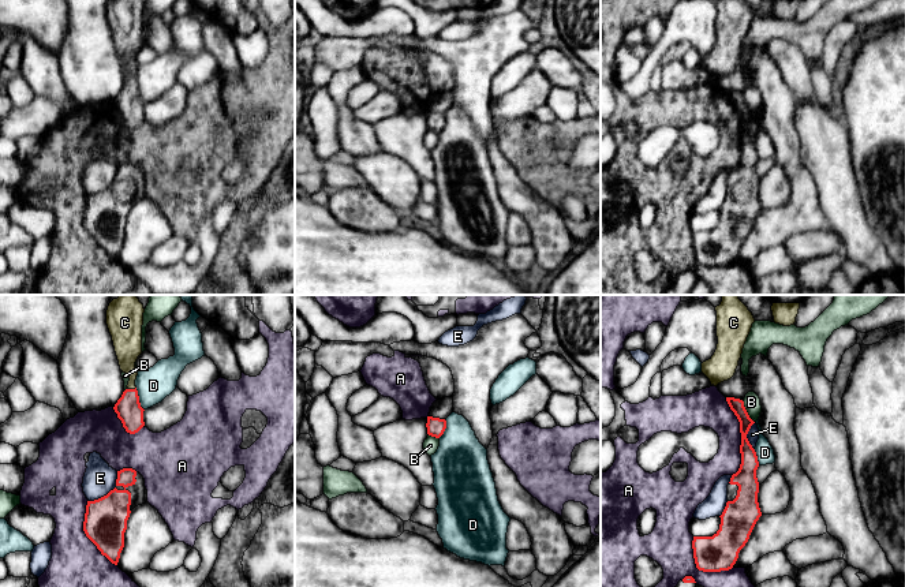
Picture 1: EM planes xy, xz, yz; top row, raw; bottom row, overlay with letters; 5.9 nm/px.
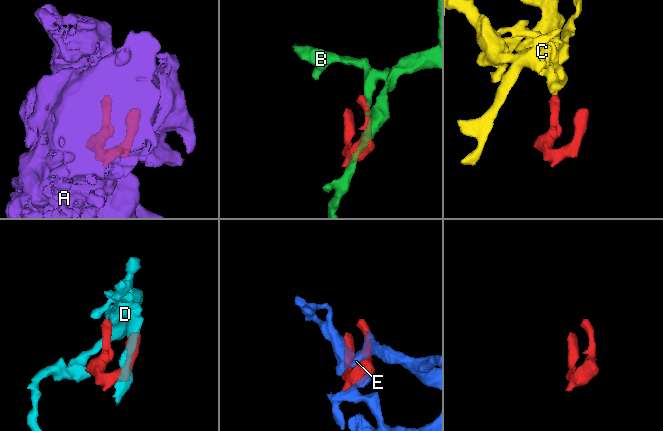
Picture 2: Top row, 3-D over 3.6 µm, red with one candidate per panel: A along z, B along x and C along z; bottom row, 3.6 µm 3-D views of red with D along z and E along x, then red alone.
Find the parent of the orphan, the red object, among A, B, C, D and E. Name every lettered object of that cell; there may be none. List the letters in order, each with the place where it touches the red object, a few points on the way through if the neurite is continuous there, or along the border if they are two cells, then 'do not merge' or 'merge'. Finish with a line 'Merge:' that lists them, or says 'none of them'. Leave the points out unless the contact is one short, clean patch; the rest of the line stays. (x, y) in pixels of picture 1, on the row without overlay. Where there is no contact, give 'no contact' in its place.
A: meets red in yz at (741, 131); do not merge
B: meets red in yz at (745, 105); border along yz (741, 94), (748, 111), (754, 116); do not merge
C: meets red in xy at (131, 83); merge
D: meets red in xy at (138, 93); do not merge
E: meets red in xy at (111, 184); do not merge
Merge: C

